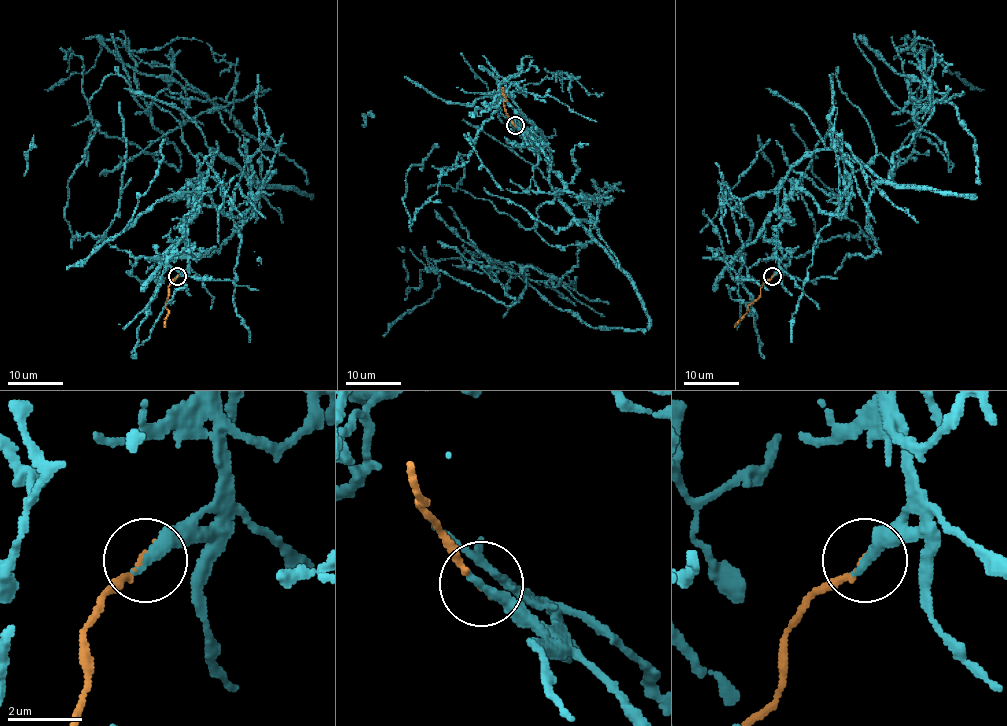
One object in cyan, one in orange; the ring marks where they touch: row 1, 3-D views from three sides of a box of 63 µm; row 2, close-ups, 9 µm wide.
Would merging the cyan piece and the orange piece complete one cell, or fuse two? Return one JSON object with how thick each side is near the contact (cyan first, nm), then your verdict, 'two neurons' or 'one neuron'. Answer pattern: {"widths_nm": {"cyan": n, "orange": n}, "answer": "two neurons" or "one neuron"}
{"widths_nm": {"cyan": 360, "orange": 110}, "answer": "two neurons"}

